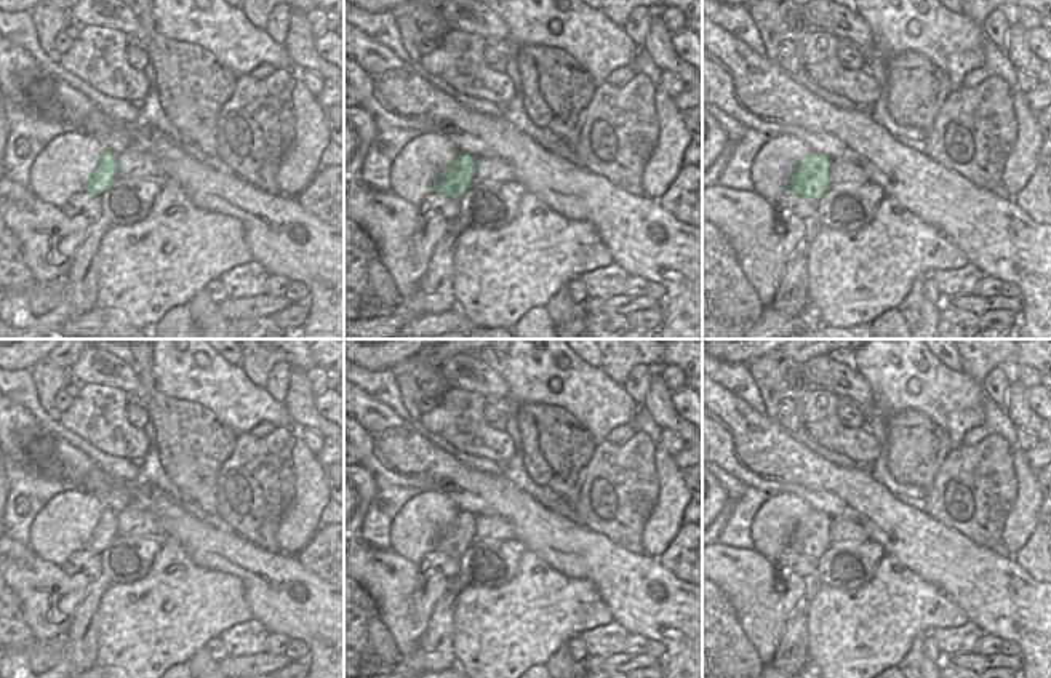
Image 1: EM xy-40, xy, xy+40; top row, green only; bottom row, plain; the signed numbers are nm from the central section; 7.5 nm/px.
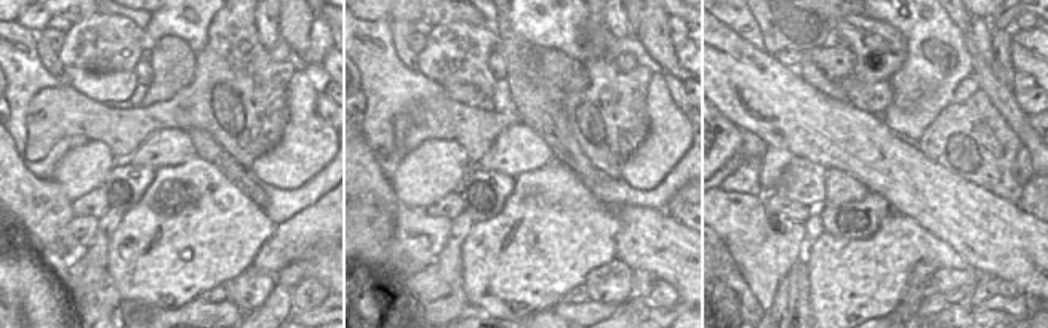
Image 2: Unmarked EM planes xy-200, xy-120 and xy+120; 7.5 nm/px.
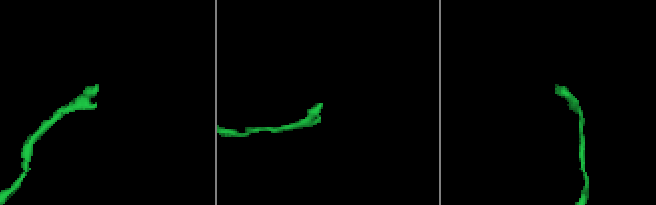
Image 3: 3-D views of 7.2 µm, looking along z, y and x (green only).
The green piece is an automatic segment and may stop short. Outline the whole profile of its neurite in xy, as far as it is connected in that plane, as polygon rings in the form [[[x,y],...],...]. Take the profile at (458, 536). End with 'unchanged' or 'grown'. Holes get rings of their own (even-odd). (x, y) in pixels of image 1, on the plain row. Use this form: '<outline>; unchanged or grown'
[[[459,510],[435,544],[435,552],[461,558],[474,540],[510,540],[515,534],[509,521],[498,515],[475,516]]]; grown

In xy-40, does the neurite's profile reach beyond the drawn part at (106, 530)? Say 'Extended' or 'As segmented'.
Extended.

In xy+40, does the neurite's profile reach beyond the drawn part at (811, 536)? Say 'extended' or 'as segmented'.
extended

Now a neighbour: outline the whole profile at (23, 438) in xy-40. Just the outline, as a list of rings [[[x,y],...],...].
[[[0,393],[0,449],[34,477],[67,481],[94,496],[104,508],[125,510],[138,481],[120,481],[102,472],[83,451],[53,435],[27,408]]]

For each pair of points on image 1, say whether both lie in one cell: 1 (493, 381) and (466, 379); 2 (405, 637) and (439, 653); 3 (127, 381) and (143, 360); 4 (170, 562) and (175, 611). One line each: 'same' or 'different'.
1: same
2: different
3: different
4: same

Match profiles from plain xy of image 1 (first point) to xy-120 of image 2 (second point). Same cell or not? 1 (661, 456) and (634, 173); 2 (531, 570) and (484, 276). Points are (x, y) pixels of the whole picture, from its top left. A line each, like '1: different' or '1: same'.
1: same
2: same

